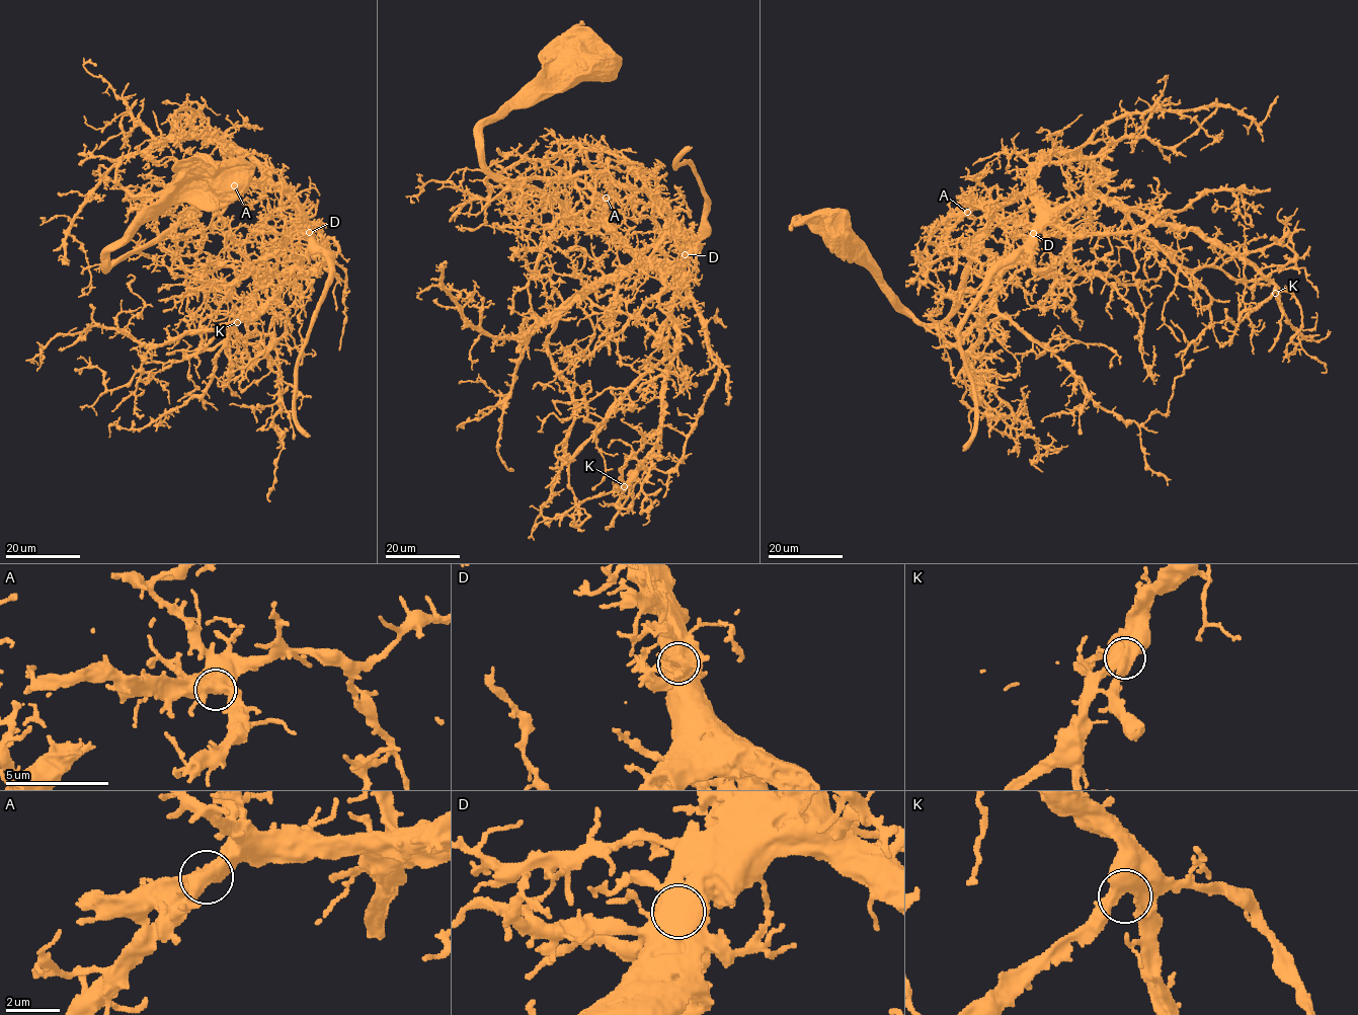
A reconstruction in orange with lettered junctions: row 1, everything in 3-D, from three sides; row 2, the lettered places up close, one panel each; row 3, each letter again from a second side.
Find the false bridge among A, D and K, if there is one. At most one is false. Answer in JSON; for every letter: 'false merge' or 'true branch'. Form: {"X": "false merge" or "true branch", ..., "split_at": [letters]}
{"A": "true branch", "D": "true branch", "K": "true branch", "split_at": []}

